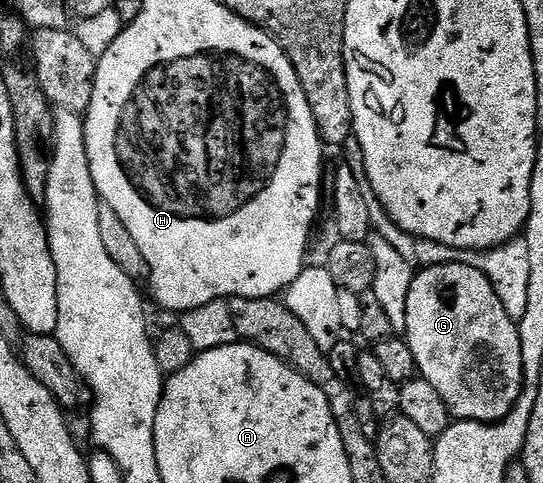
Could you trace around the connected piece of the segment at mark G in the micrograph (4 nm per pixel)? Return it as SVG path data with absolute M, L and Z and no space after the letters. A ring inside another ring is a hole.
M444 263L420 268L411 281L407 296L407 321L404 334L415 353L420 378L439 392L454 420L470 419L480 423L499 423L511 413L525 385L523 349L519 345L517 323L503 309L499 293L491 281L470 263Z

